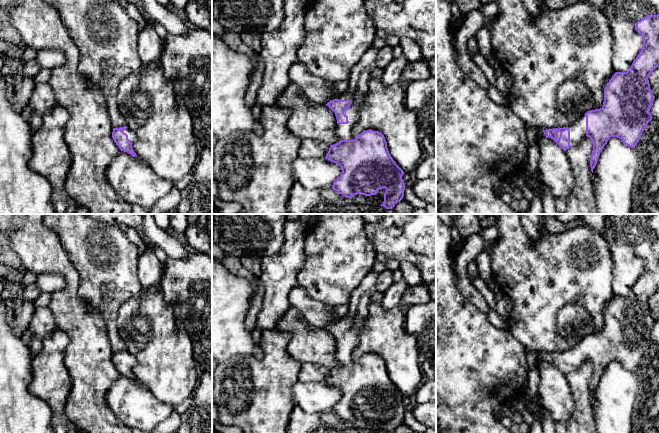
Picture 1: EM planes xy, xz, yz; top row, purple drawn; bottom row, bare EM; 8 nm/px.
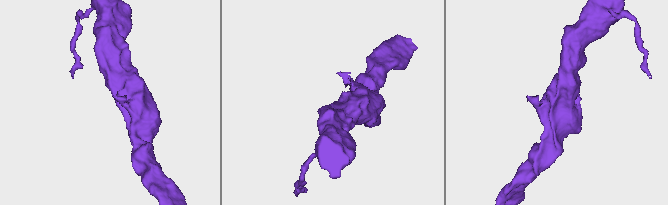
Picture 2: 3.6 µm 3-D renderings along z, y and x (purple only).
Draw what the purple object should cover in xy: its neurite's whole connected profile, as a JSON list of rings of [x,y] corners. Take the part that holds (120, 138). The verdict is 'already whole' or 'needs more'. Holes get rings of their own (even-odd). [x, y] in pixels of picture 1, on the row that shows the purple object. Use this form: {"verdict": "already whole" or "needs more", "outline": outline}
{"verdict": "needs more", "outline": [[[127,127],[113,128],[112,138],[121,151],[137,157],[132,144],[136,140],[135,134]]]}

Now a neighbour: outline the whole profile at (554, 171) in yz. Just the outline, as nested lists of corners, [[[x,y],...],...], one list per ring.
[[[537,137],[540,150],[537,177],[554,198],[566,198],[574,188],[571,163],[565,151],[553,140]]]

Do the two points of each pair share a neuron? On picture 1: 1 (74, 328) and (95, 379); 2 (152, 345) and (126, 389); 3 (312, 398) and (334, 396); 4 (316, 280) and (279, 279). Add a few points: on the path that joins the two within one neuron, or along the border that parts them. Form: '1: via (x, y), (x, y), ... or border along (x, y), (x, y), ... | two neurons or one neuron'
1: via (87, 341), (89, 343), (90, 366) | one neuron
2: border along (137, 380), (154, 396) | two neurons
3: via (317, 397), (329, 396) | one neuron
4: border along (306, 258), (303, 266), (297, 273), (297, 285) | two neurons

